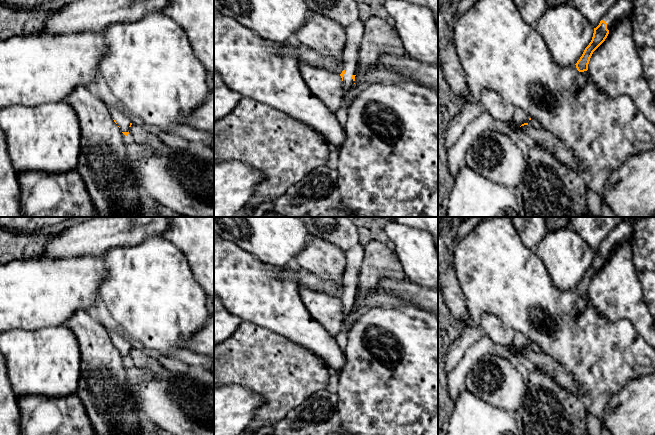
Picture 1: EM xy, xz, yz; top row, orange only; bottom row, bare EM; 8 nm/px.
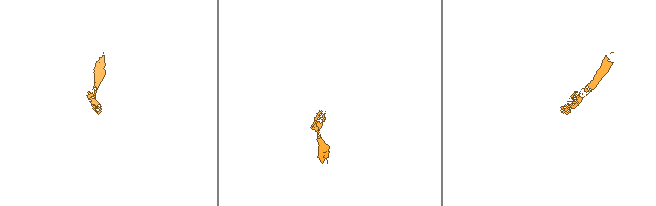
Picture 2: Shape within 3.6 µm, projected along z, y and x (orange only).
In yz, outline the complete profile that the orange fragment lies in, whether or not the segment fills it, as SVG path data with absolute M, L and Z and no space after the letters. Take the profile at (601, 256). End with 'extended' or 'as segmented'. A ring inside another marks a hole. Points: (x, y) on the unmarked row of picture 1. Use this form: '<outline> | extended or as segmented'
M629 219L622 220L601 243L599 249L594 252L591 266L585 272L582 280L575 288L579 296L588 294L588 288L593 276L605 265L609 255L614 251L614 249L632 236L635 224L636 222Z | extended

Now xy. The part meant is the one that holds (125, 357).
M111 332L110 336L114 346L121 353L122 357L128 361L129 354L132 349L130 343L118 333Z | extended

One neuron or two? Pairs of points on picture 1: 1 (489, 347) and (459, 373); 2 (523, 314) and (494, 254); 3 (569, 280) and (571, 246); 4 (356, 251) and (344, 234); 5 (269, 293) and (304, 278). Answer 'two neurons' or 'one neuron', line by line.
1: one neuron
2: one neuron
3: one neuron
4: two neurons
5: two neurons

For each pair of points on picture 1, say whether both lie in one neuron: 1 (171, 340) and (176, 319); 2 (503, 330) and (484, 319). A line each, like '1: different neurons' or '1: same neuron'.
1: same neuron
2: same neuron

